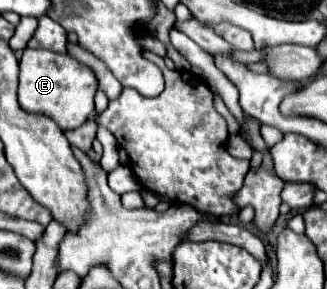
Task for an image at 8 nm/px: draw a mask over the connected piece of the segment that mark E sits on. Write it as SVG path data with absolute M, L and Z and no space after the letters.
M25 49L19 75L19 105L25 111L51 117L63 131L77 129L95 111L95 91L95 73L71 55L61 55L47 49Z

